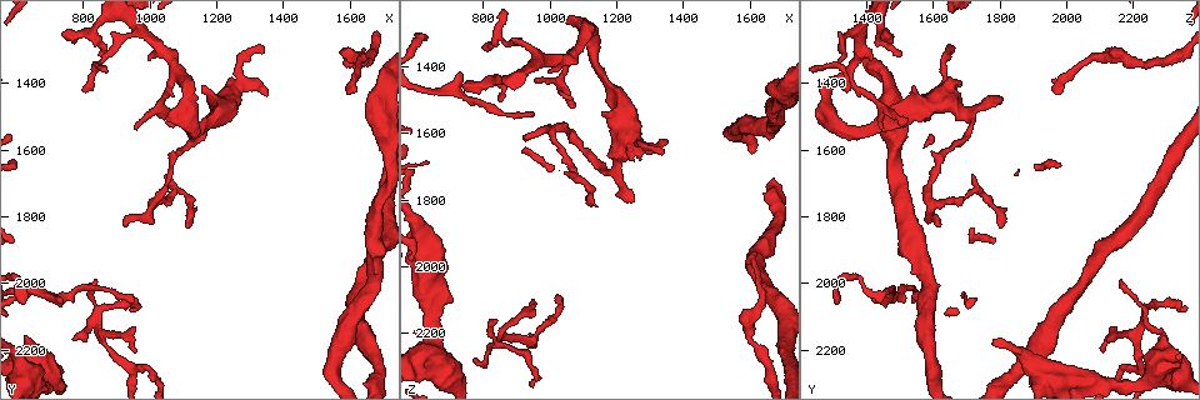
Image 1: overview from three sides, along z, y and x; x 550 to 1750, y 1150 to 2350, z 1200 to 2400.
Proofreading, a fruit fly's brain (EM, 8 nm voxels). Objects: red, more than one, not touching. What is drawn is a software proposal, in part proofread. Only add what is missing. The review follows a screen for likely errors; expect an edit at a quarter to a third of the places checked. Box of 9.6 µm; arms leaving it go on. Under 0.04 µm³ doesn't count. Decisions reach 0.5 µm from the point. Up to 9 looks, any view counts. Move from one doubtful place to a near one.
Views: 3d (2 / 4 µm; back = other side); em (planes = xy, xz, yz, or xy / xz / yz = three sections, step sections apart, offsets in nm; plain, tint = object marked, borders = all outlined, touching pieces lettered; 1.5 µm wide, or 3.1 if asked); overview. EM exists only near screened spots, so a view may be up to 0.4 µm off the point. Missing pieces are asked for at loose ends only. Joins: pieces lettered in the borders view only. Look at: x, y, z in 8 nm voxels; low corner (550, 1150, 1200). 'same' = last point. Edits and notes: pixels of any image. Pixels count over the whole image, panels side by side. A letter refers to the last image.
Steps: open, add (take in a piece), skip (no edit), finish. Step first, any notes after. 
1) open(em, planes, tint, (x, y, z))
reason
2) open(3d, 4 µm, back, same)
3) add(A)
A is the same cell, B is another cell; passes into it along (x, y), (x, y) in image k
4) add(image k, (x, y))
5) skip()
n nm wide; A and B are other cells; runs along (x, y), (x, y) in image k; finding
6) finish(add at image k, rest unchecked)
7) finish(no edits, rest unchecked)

open(3d, 4 µm, (1350, 1300, 1660))
thin end

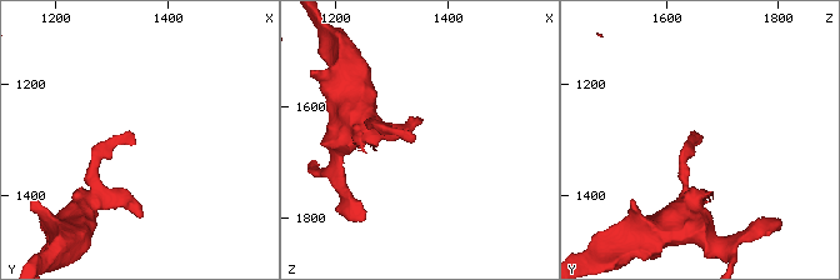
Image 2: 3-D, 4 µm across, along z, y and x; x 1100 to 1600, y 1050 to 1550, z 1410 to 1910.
open(em, xz, step 4, borders, (1350, 1305, 1660))
shape alone is not enough

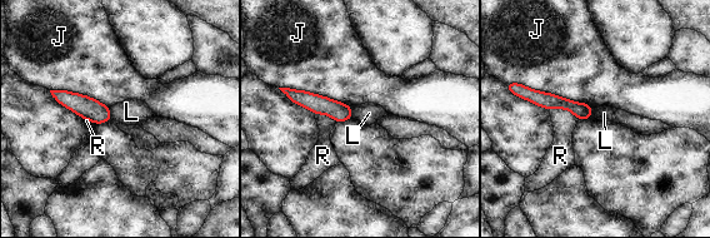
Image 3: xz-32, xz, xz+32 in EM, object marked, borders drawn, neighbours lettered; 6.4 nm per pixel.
open(em, planes, borders, same)

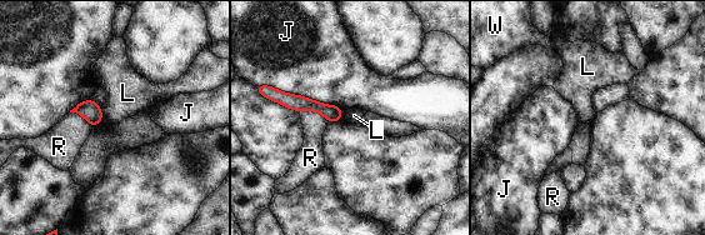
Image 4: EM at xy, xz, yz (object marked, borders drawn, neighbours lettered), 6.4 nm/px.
skip()
J touches over 500 nm; J, L, R and W are other cells; border along (99, 108), (103, 120) in image 4; no lettered piece goes on from it

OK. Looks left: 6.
open(3d, 4 µm, (750, 1260, 1470))

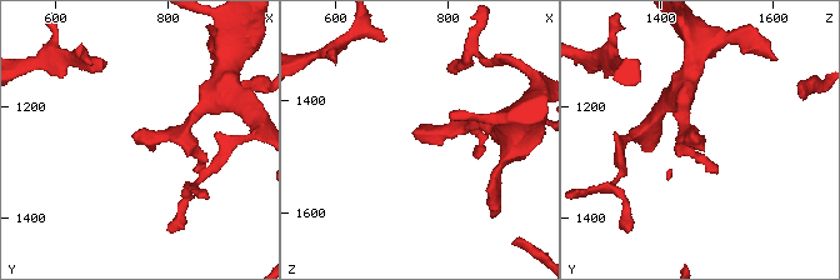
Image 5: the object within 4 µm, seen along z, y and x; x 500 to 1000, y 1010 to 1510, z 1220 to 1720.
open(em, planes, tint, (735, 1260, 1465))
now the EM

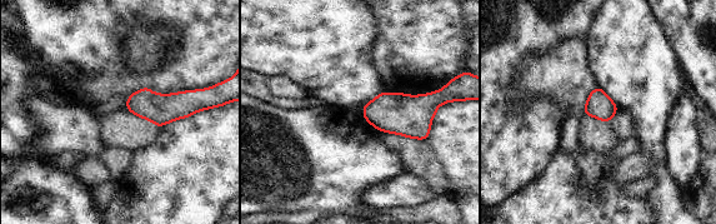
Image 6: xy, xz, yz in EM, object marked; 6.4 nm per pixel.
open(em, planes, borders, same)

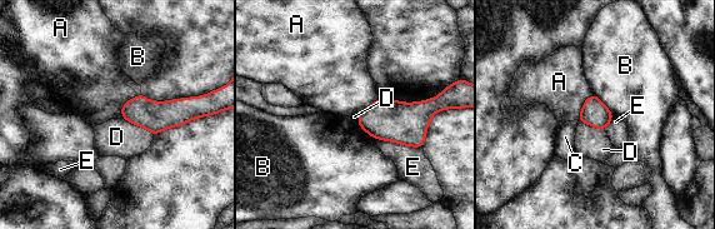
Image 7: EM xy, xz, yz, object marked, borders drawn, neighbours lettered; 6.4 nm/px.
skip()
E touches over 320 nm; A, B, C, D and E are other cells; border along (593, 93), (614, 117) in image 7; none of them fits

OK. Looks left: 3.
open(3d, 4 µm, (1590, 1420, 1970))
an open end

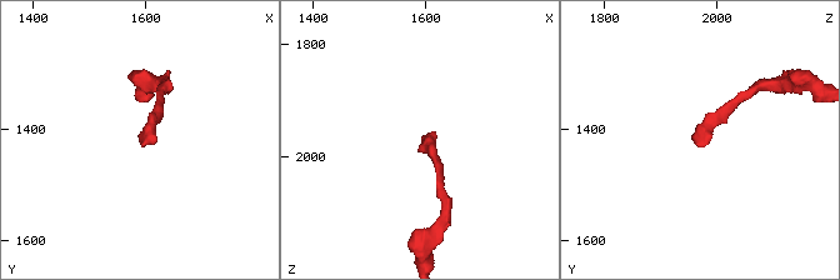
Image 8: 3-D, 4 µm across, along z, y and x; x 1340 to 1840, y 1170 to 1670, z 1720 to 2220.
open(em, planes, plain, (1595, 1430, 1965))

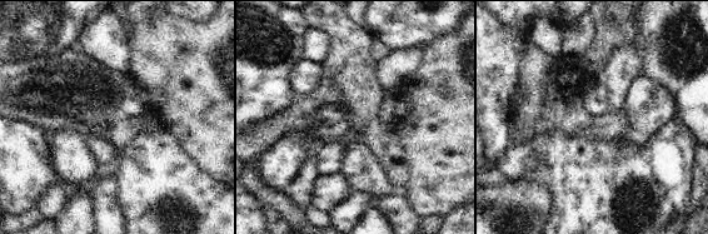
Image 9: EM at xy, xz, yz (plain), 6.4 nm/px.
open(em, planes, borders, same)
see the neighbours

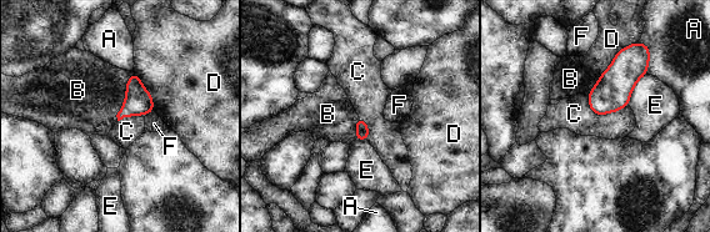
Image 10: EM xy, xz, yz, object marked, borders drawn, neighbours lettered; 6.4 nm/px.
skip()
A, B, C, D, E and F are other cells; border along (586, 96), (600, 115), (628, 104) in image 10; no lettered piece goes on from it

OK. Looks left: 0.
finish(no edits, rest unchecked)

